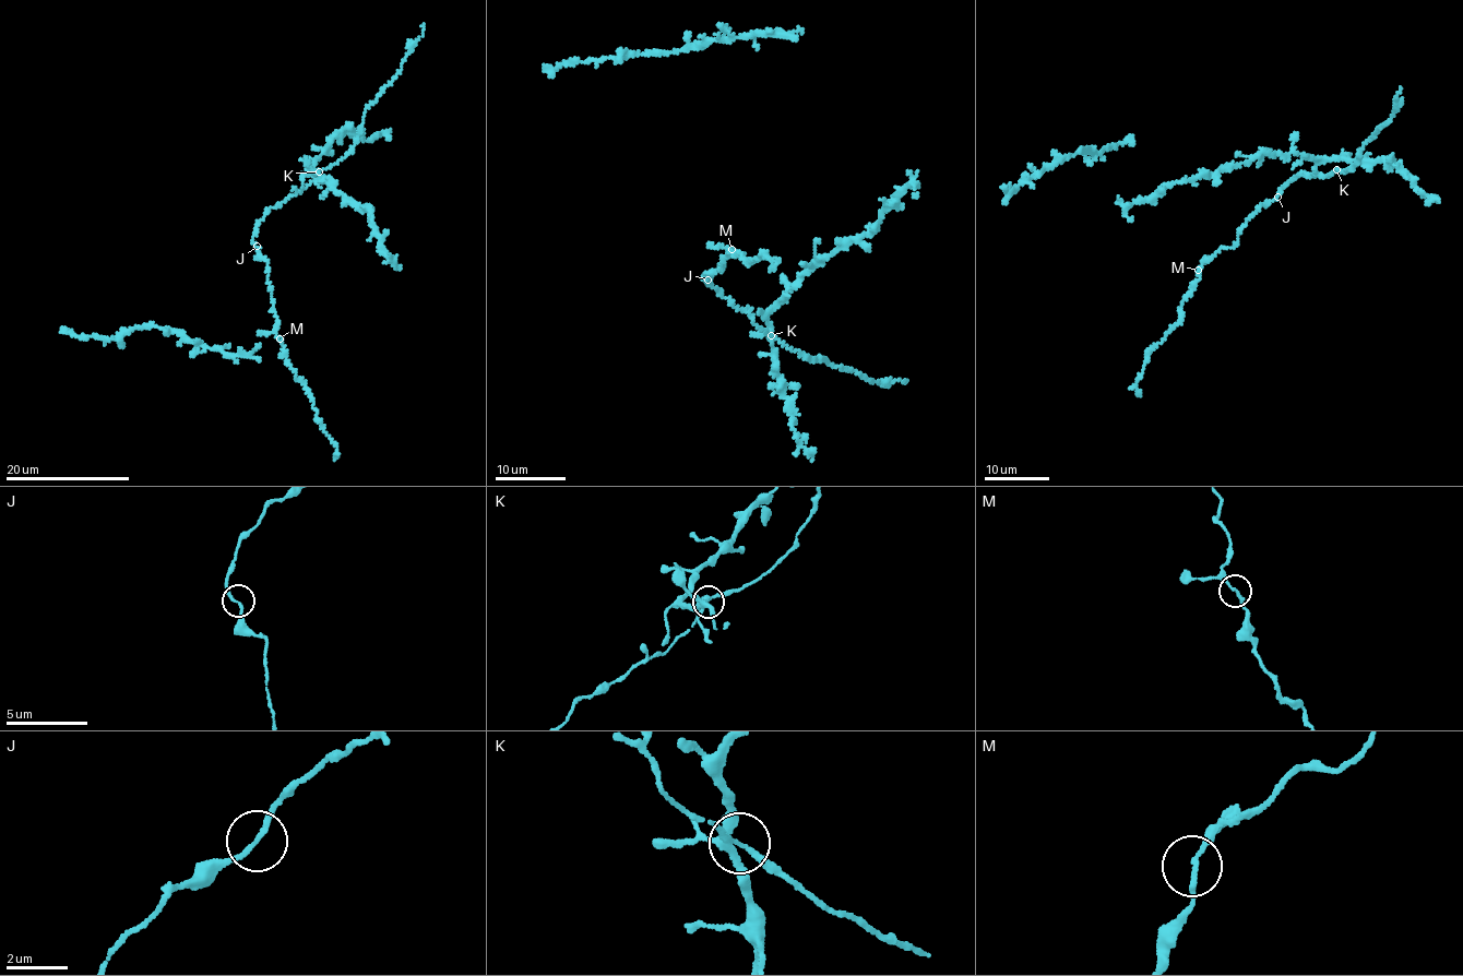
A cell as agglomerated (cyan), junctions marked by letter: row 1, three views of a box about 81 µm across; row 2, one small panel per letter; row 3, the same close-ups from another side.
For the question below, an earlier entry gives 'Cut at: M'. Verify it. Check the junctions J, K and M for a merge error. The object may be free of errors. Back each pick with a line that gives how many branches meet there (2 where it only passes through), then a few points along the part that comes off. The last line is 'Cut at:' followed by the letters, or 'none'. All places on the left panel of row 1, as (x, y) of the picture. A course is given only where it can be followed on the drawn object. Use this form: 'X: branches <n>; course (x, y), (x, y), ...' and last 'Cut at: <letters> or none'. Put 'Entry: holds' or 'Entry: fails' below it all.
Cut at: none
Entry: fails

